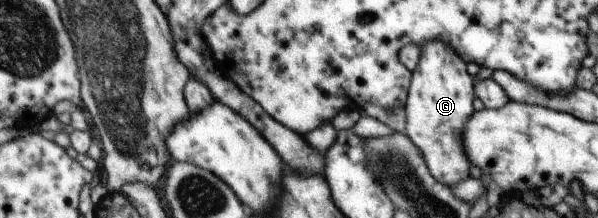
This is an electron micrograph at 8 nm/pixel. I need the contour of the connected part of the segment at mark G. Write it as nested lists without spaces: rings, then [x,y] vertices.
[[[428,41],[420,47],[420,63],[411,71],[413,76],[405,105],[404,133],[422,151],[431,173],[444,185],[452,187],[467,180],[472,167],[464,142],[467,123],[475,115],[472,77],[466,73],[464,58],[451,45],[443,41]]]

